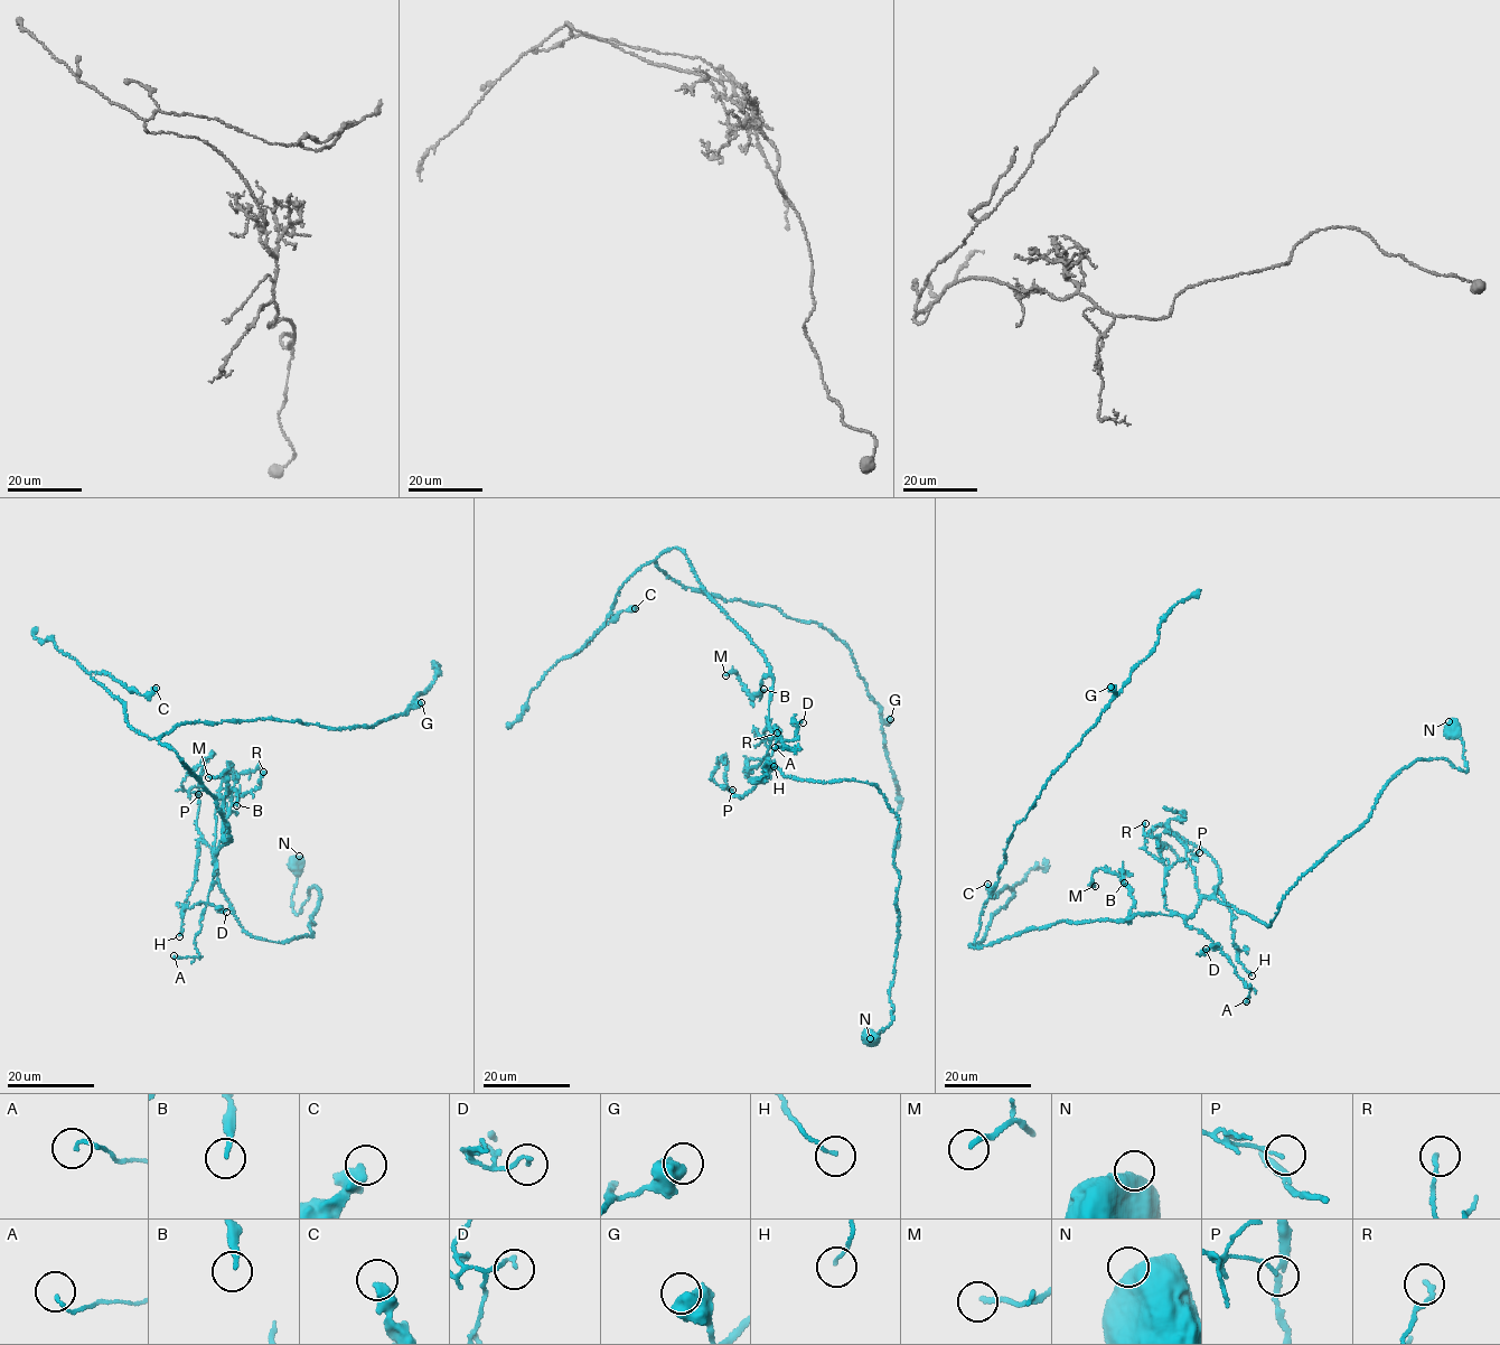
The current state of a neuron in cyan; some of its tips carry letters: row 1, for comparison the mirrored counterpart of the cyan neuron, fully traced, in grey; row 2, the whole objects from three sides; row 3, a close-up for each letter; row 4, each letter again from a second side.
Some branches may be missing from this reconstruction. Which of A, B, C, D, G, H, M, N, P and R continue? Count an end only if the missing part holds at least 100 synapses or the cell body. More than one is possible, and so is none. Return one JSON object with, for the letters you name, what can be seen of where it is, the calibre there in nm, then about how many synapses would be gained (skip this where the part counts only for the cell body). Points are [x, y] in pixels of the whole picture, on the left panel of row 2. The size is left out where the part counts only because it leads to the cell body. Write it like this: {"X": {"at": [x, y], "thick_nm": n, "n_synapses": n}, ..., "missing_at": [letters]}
{"missing_at": []}

